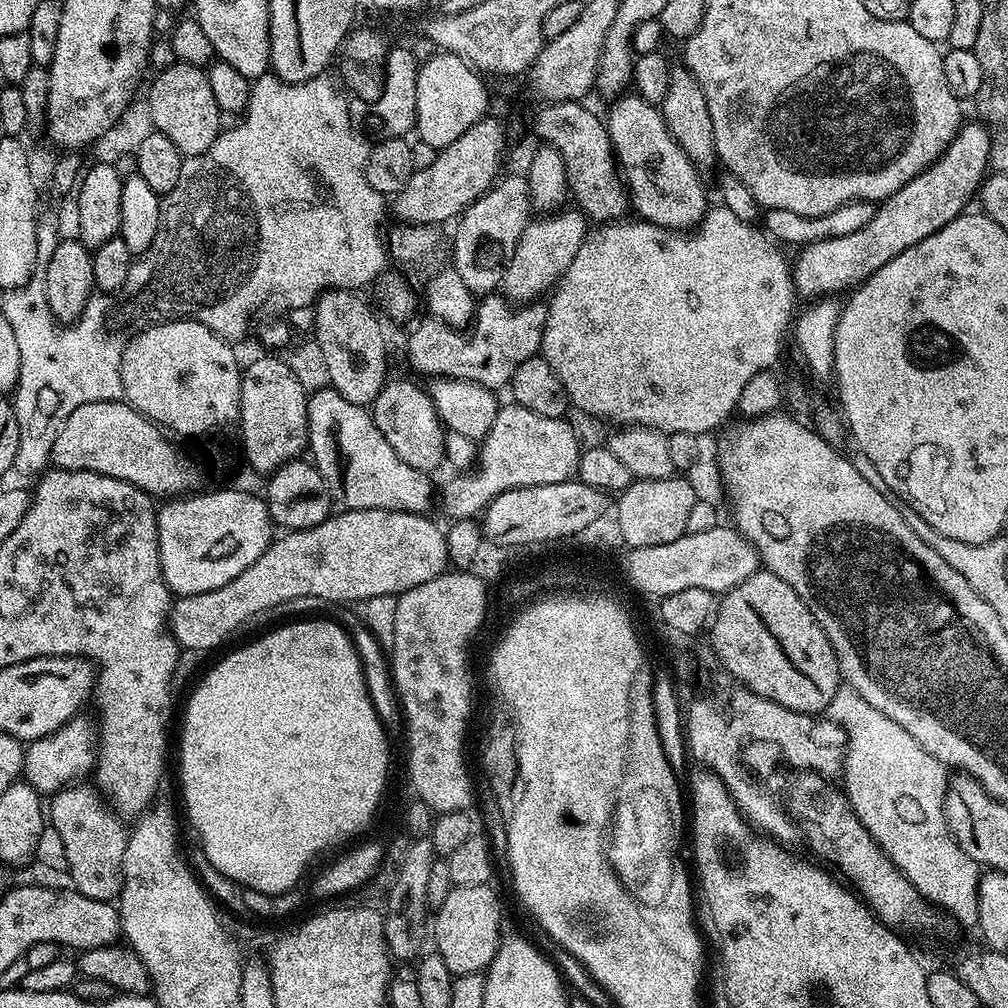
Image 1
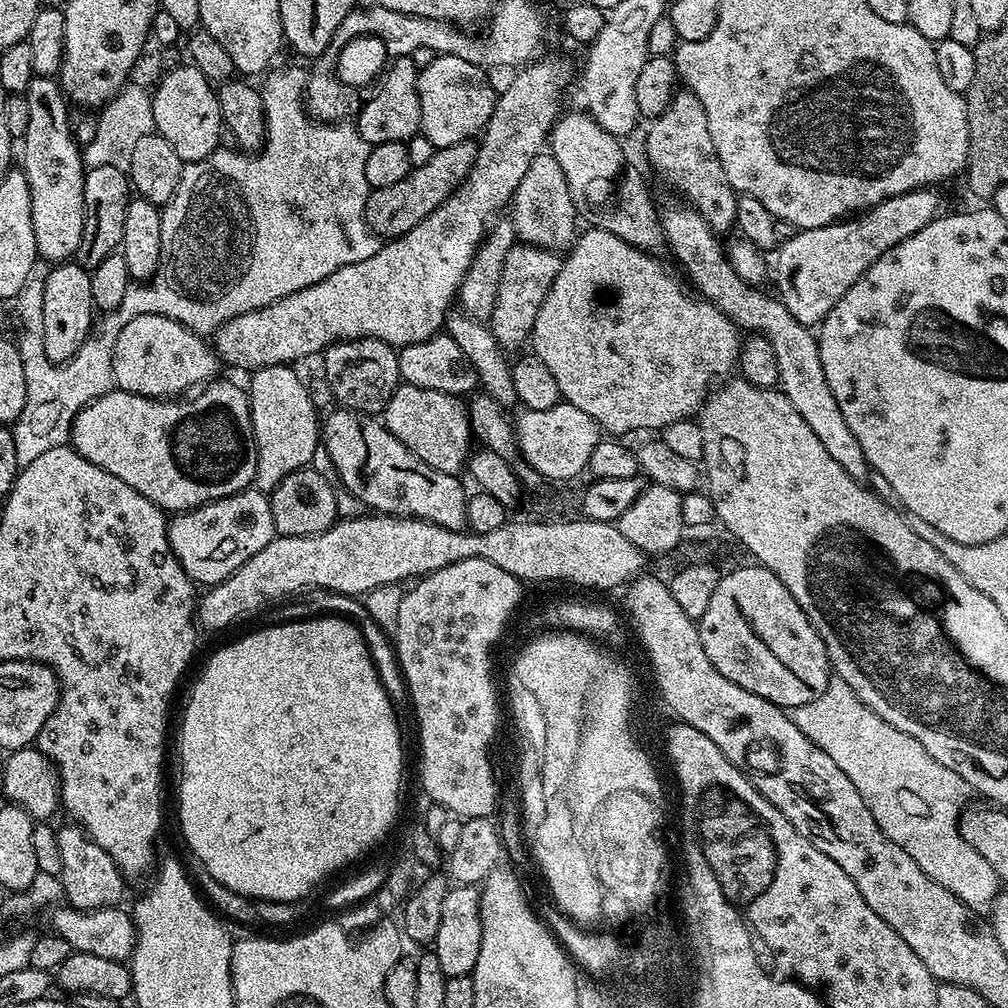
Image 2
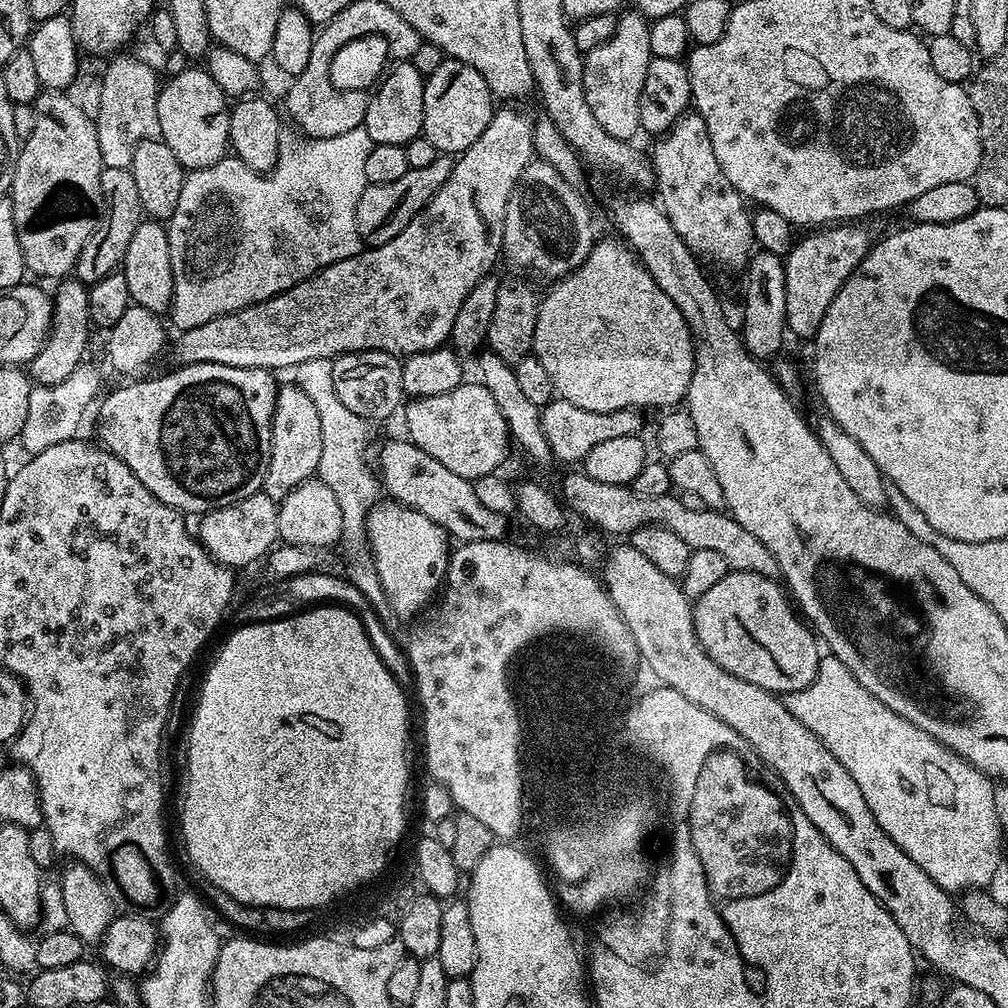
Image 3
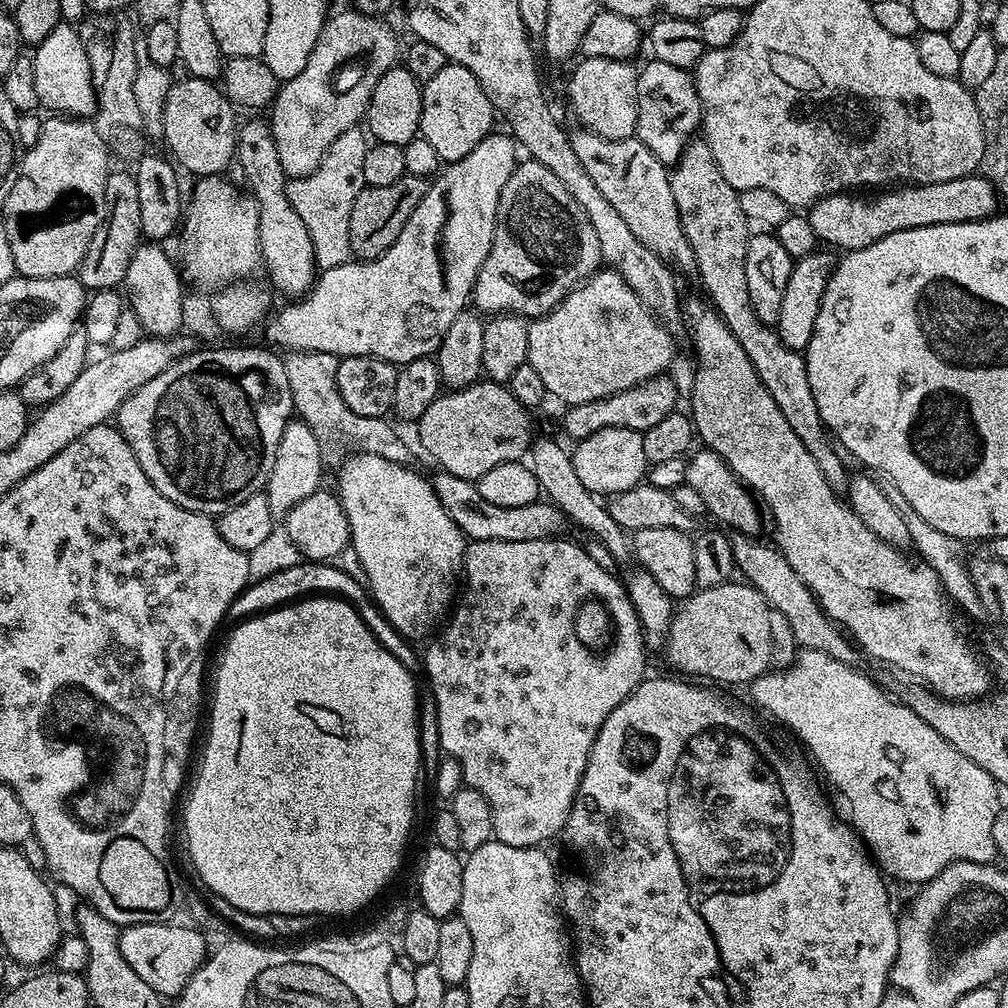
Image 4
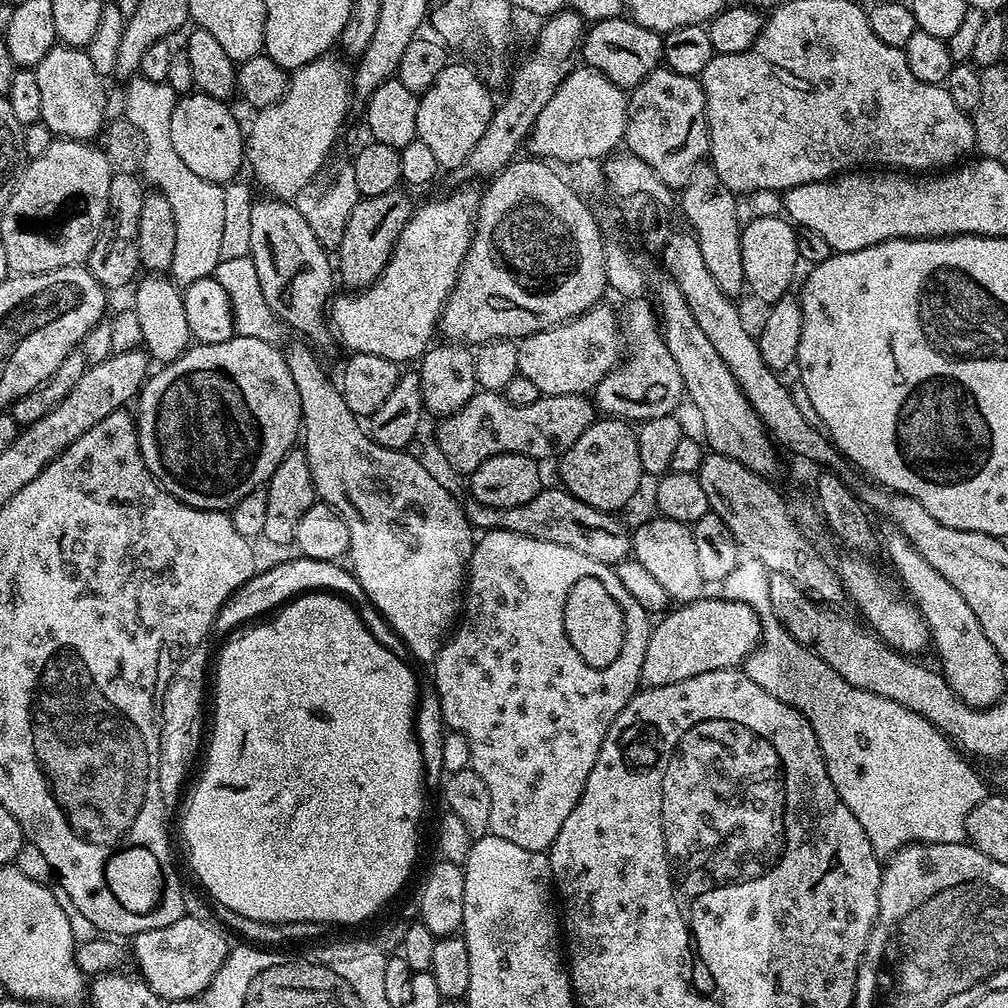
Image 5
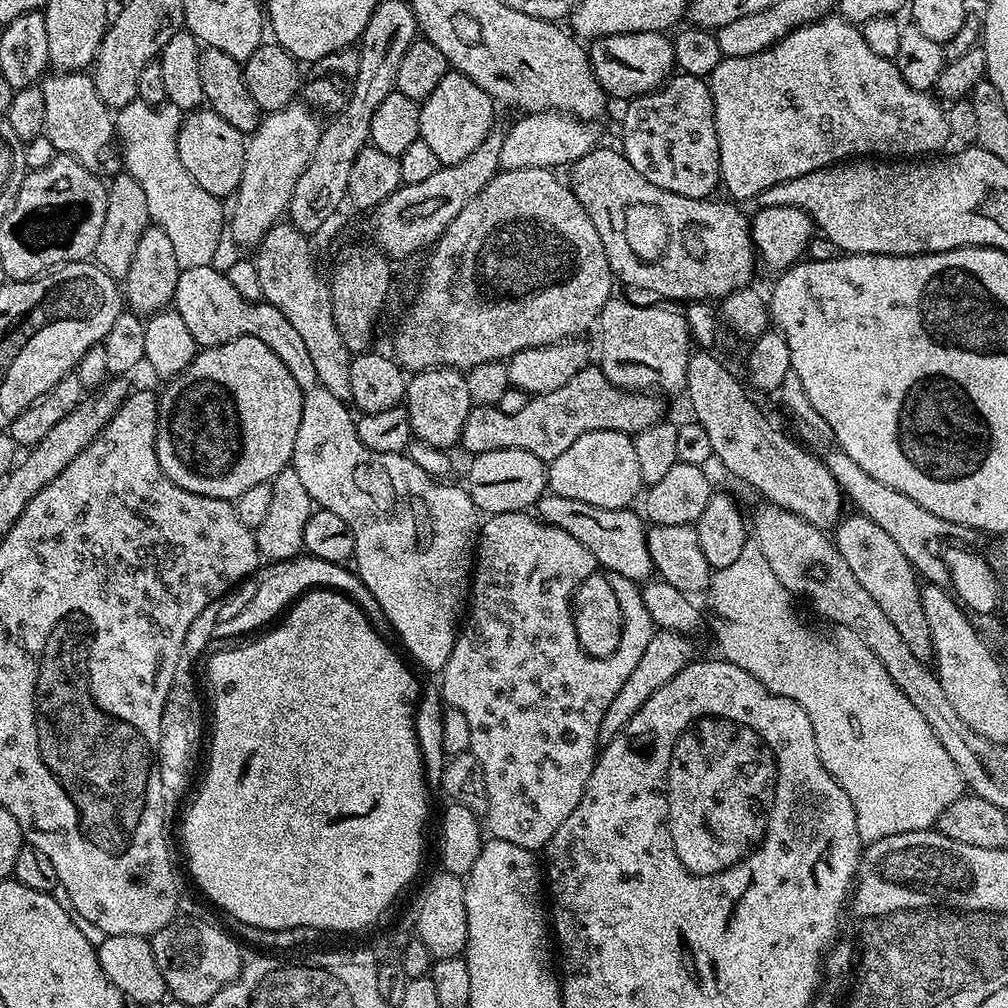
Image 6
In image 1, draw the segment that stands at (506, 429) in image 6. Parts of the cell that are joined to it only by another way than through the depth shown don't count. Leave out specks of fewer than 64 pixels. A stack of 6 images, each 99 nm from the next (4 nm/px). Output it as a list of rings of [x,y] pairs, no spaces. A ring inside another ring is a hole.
[[[389,379],[378,398],[370,405],[372,420],[382,430],[382,438],[390,442],[394,454],[406,462],[406,466],[414,466],[414,470],[422,470],[429,474],[435,473],[439,464],[445,463],[444,436],[445,427],[436,413],[434,402],[428,397],[427,391],[408,380]]]

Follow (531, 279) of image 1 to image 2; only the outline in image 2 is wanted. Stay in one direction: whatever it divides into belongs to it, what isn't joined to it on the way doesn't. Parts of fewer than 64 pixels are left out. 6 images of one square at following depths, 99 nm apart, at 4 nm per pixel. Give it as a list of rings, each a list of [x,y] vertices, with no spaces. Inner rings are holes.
[[[517,242],[510,254],[506,254],[506,266],[502,266],[502,282],[498,282],[498,302],[494,302],[494,314],[490,327],[494,338],[501,348],[511,350],[529,343],[534,330],[534,318],[538,318],[538,310],[542,310],[542,302],[546,302],[546,294],[550,294],[550,286],[554,286],[554,278],[558,278],[562,260],[550,248],[539,248],[533,244]]]

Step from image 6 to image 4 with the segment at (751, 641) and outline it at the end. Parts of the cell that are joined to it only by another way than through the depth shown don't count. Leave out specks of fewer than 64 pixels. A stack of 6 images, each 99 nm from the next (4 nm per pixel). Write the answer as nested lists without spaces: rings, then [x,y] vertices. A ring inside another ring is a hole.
[[[809,648],[803,649],[799,654],[801,656],[789,668],[784,668],[781,672],[769,670],[758,678],[754,678],[750,685],[752,700],[762,711],[769,712],[778,723],[785,724],[808,747],[809,754],[816,759],[816,764],[824,771],[825,778],[844,795],[844,800],[848,803],[849,810],[852,811],[851,827],[858,833],[861,841],[866,845],[867,851],[874,857],[875,863],[880,865],[889,877],[891,877],[890,875],[897,876],[898,879],[905,880],[908,884],[916,884],[915,886],[927,884],[942,870],[946,870],[946,866],[959,860],[978,864],[993,863],[997,859],[998,853],[992,831],[996,816],[1002,807],[1002,801],[1000,801],[1002,792],[996,779],[990,774],[986,774],[986,770],[982,770],[982,766],[970,762],[970,758],[966,758],[966,754],[954,750],[954,746],[950,746],[950,742],[946,742],[946,738],[942,738],[942,734],[938,734],[938,730],[934,730],[934,726],[926,726],[926,722],[922,722],[922,718],[918,718],[918,714],[914,714],[914,710],[907,708],[902,702],[896,701],[895,704],[870,677],[863,676],[859,672],[859,667],[843,664],[838,662],[838,658],[830,658],[830,654],[822,654],[818,650]]]

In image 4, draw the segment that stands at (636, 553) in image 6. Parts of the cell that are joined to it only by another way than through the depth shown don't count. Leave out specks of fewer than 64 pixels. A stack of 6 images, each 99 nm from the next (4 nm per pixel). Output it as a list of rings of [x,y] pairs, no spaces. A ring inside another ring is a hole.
[[[443,470],[431,477],[432,488],[438,502],[454,518],[454,526],[464,532],[469,541],[493,540],[494,542],[530,542],[531,540],[550,540],[565,535],[566,517],[560,509],[547,502],[537,502],[526,506],[494,506],[478,494],[475,483],[466,478],[458,478]]]

